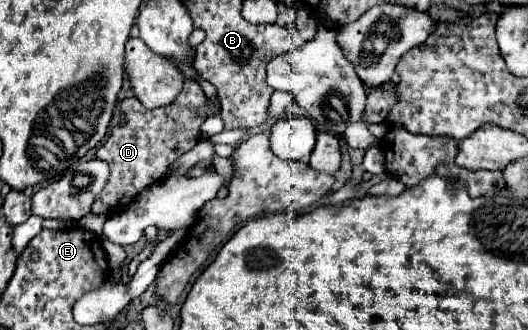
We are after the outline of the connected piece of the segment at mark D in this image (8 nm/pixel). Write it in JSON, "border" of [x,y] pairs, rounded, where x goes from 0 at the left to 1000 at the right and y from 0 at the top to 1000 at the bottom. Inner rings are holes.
{"border":[[[350,245],[335,300],[316,324],[278,336],[256,294],[229,306],[233,361],[222,385],[210,391],[210,415],[203,415],[203,427],[180,464],[180,482],[191,482],[206,500],[210,530],[176,615],[176,645],[206,652],[210,639],[237,633],[237,621],[248,621],[271,573],[309,542],[309,530],[316,530],[320,518],[320,500],[335,476],[373,439],[373,427],[381,421],[377,385],[384,361],[369,355],[369,336],[384,306],[388,282],[369,245]]]}

